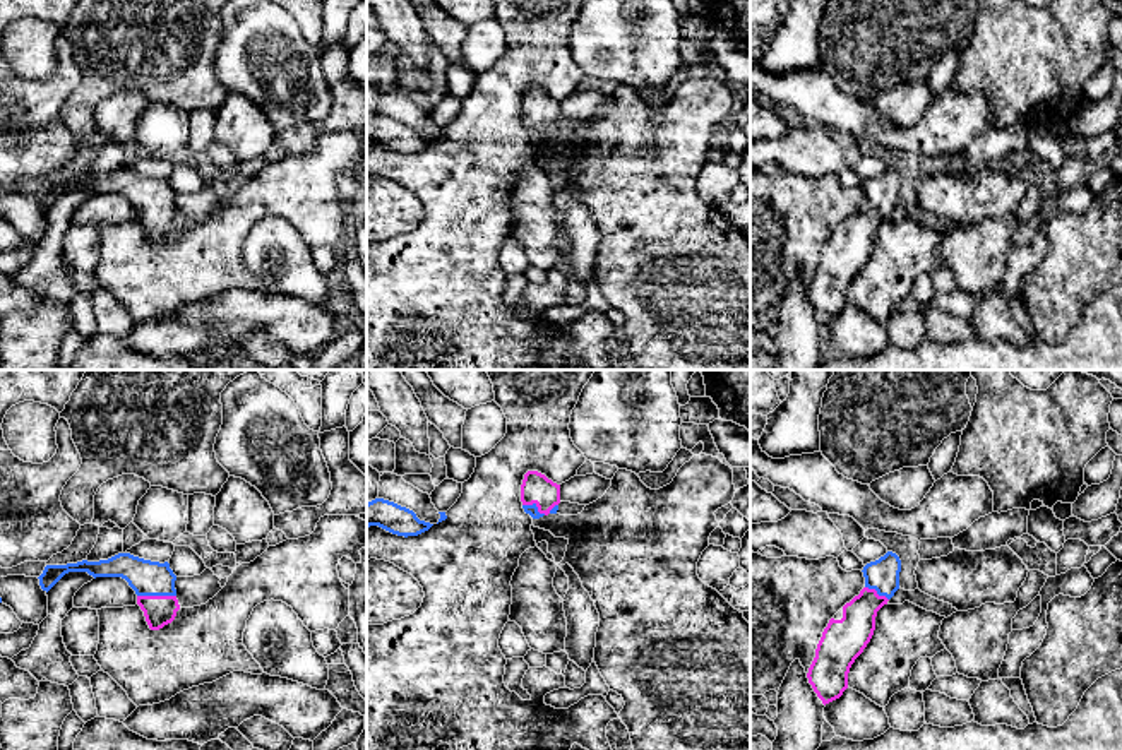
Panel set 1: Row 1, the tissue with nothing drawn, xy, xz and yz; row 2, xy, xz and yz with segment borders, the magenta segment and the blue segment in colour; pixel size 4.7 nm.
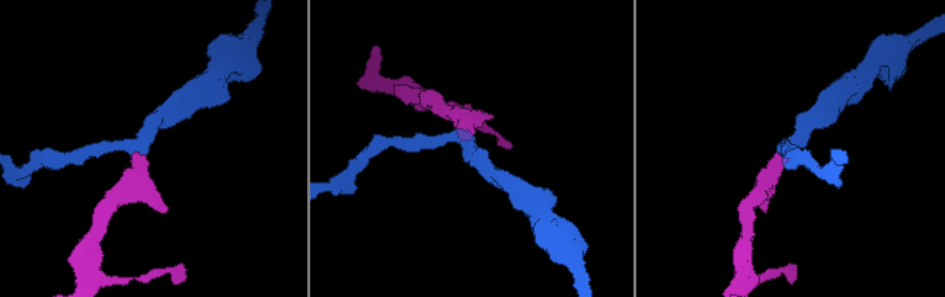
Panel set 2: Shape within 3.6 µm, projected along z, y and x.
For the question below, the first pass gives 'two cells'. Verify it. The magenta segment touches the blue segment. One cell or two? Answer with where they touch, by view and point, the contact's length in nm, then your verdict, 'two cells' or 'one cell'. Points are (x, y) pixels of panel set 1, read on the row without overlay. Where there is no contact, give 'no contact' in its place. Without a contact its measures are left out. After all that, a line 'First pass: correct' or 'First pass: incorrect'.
xy (156, 213) | 180 nm | one cell
First pass: incorrect

